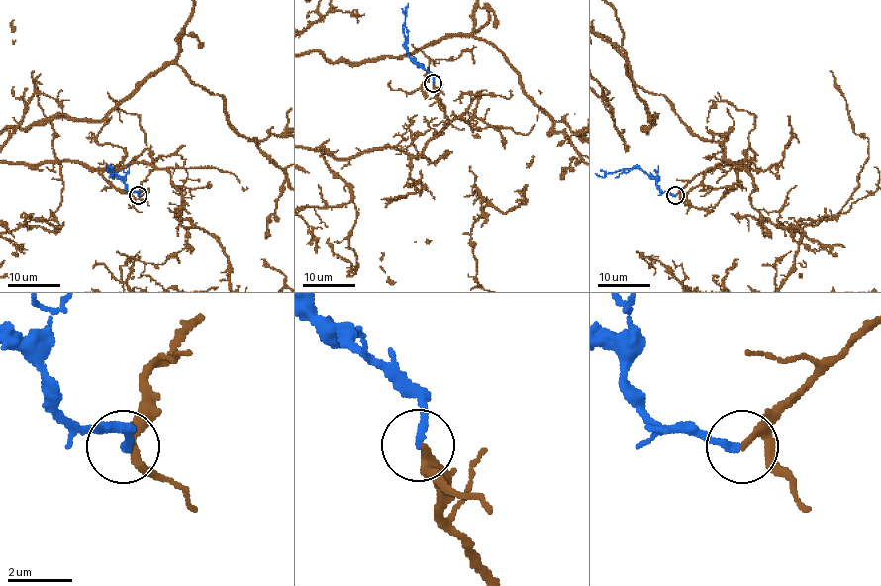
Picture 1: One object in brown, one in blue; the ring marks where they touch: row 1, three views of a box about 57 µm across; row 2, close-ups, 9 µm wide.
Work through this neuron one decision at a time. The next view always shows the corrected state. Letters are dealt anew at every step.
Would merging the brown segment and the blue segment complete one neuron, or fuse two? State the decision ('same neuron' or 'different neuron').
same neuron

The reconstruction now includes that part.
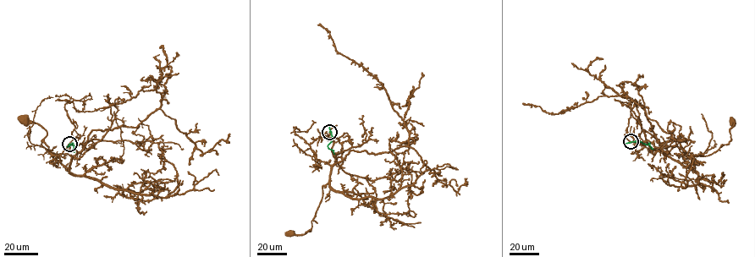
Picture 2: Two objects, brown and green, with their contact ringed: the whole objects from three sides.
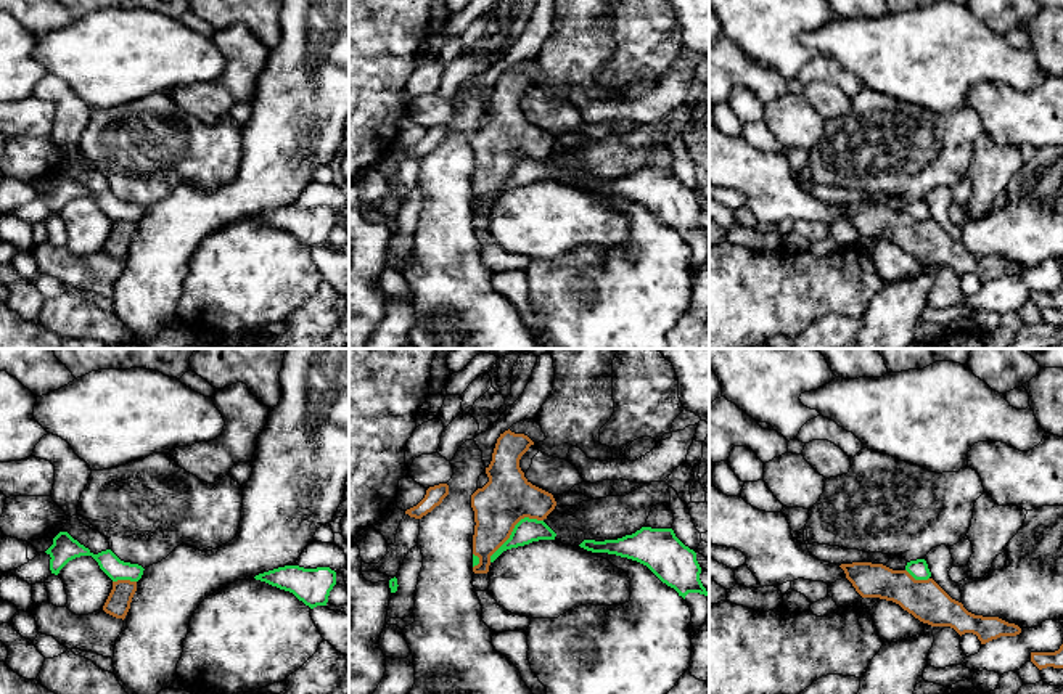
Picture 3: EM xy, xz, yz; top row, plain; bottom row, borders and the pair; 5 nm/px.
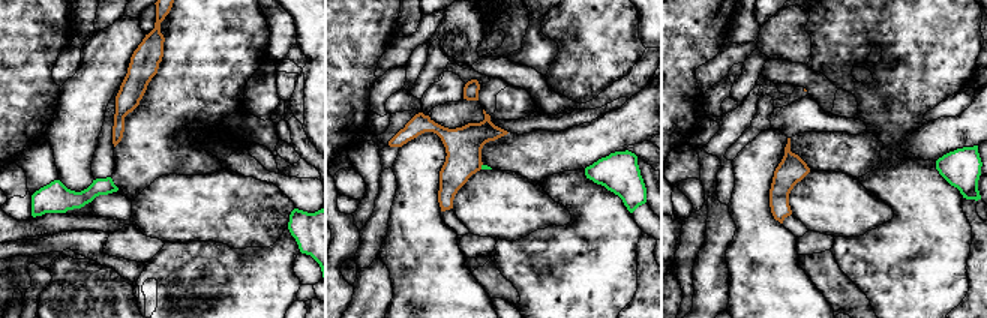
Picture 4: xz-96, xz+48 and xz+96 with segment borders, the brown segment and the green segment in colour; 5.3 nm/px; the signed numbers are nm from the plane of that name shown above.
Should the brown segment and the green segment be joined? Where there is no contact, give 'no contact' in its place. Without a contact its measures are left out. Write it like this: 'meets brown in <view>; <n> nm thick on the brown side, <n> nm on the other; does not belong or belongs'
meets brown in xz; 260 nm thick on the brown side, 120 nm on the other; does not belong

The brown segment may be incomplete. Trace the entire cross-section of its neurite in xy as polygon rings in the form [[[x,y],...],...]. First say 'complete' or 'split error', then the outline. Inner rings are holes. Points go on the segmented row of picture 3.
complete; [[[117,580],[113,582],[113,590],[103,606],[103,610],[116,618],[125,618],[132,598],[137,591],[137,582]]]

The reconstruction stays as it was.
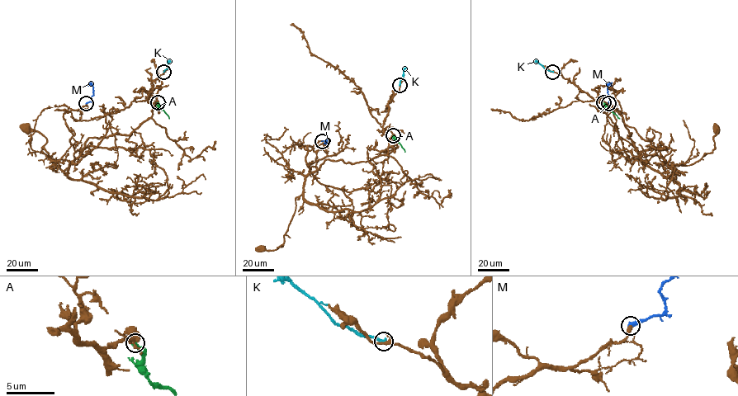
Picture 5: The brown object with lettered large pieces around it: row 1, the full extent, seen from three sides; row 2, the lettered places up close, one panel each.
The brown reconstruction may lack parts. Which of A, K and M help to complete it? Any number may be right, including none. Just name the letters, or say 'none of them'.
M

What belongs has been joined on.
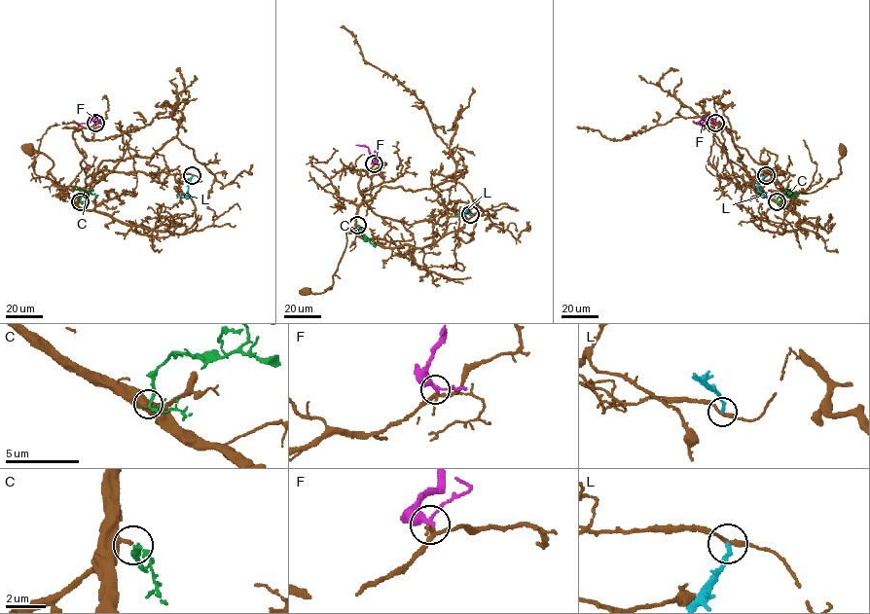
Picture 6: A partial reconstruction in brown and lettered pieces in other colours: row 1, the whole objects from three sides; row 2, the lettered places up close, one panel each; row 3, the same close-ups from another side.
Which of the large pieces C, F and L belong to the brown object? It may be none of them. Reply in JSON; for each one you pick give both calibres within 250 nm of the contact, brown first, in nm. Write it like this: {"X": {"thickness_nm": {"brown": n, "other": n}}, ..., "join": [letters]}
{"C": {"thickness_nm": {"brown": 220, "other": 170}}, "F": {"thickness_nm": {"brown": 150, "other": 280}}, "join": ["C", "F"]}

